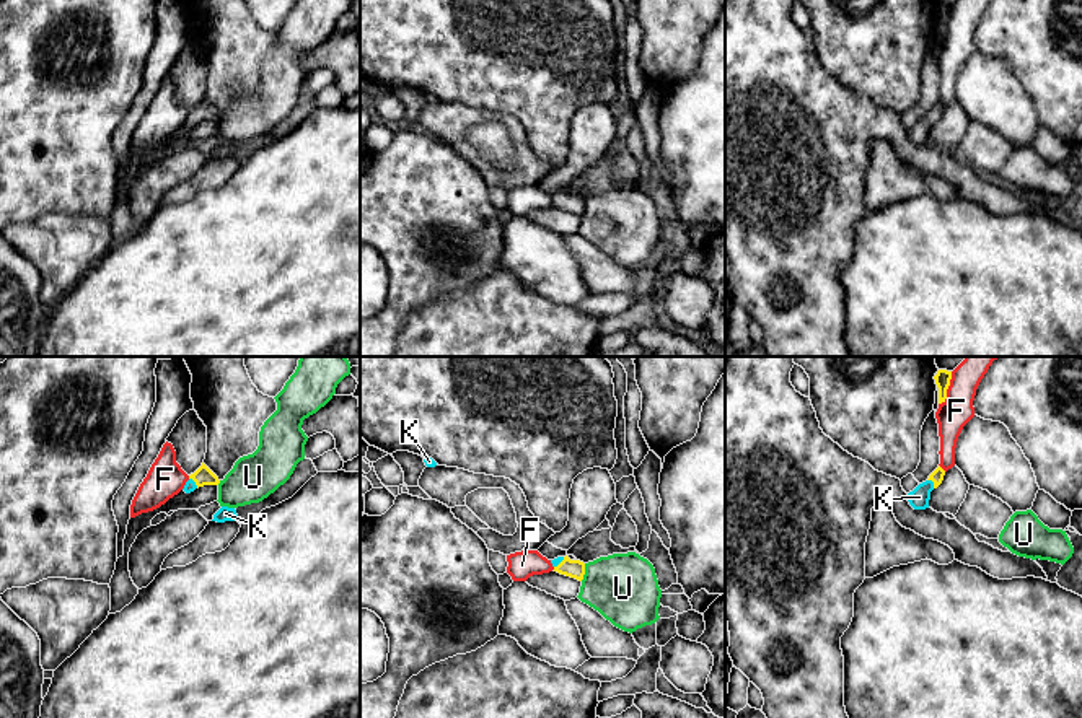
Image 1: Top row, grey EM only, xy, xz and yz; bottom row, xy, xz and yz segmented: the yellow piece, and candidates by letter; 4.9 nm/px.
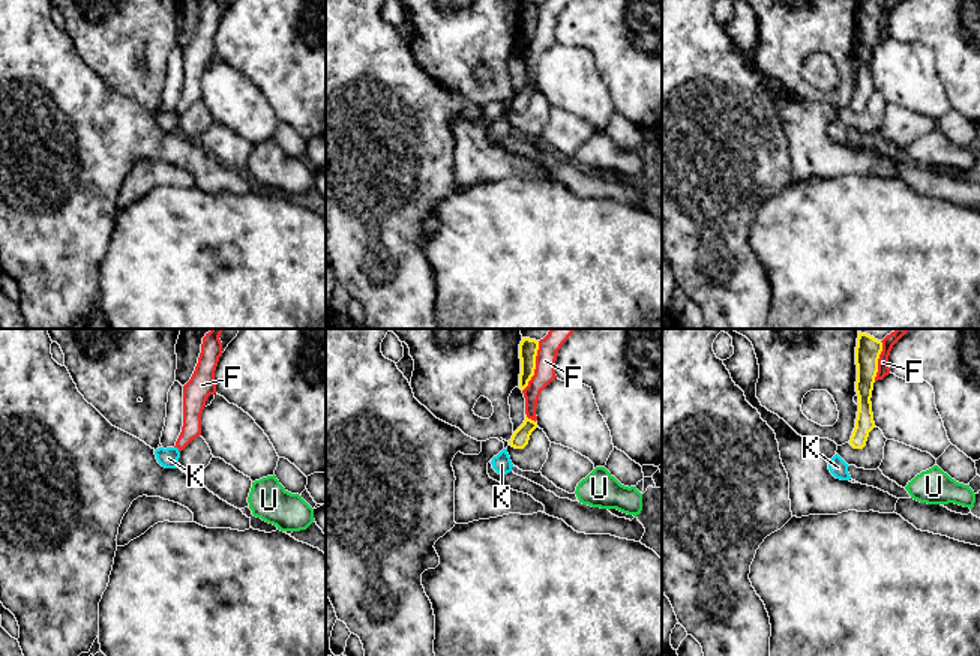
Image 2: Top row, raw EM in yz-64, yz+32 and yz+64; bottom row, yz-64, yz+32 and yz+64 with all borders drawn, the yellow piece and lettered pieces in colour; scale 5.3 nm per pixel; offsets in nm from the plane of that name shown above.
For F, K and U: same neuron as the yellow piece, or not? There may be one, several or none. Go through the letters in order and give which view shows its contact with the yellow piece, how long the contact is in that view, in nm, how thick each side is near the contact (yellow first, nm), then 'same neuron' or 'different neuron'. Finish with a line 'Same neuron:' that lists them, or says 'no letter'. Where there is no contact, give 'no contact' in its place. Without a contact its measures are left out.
F: contact in yz; length 180 nm; calibres 80 and 160 nm; different neuron
K: contact in yz; length 60 nm; calibres 60 and 100 nm; same neuron
U: contact in xz; length 90 nm; calibres 90 and 340 nm; different neuron
Same neuron: K

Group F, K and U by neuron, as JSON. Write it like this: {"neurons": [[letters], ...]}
{"neurons": [["F"], ["K"], ["U"]]}

